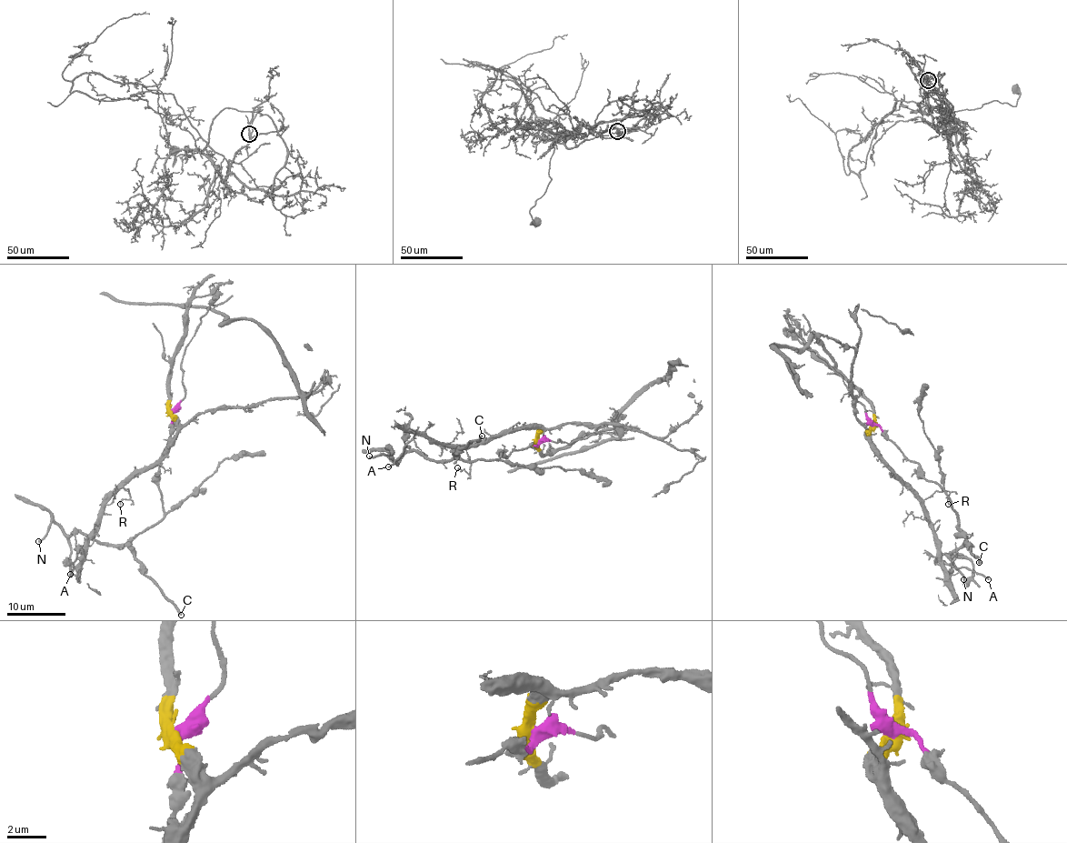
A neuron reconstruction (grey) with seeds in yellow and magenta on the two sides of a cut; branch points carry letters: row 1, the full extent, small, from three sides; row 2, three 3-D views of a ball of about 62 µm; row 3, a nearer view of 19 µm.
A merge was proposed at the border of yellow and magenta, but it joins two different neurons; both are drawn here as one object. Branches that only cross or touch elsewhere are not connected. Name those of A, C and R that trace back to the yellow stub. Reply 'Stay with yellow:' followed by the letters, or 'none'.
Stay with yellow: A, R

